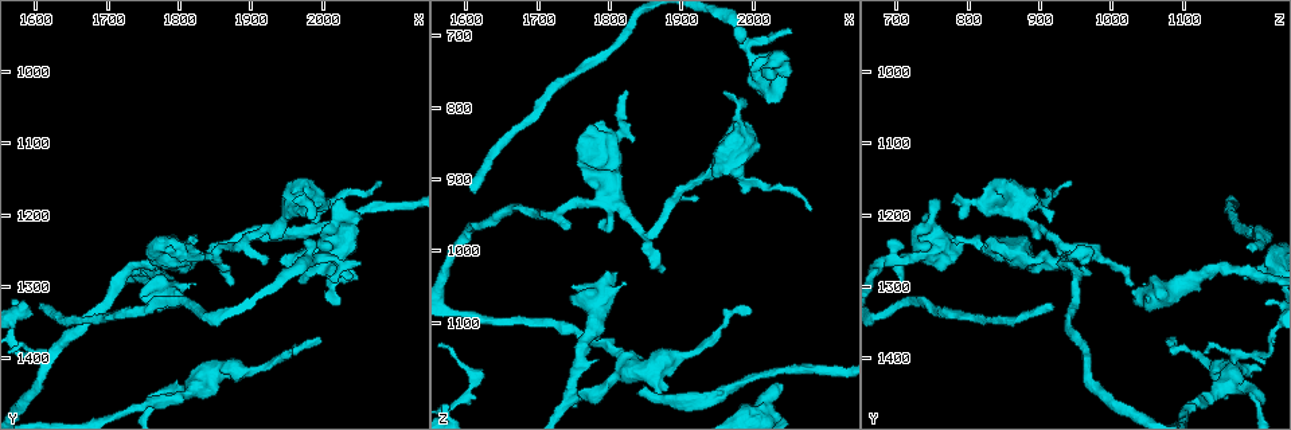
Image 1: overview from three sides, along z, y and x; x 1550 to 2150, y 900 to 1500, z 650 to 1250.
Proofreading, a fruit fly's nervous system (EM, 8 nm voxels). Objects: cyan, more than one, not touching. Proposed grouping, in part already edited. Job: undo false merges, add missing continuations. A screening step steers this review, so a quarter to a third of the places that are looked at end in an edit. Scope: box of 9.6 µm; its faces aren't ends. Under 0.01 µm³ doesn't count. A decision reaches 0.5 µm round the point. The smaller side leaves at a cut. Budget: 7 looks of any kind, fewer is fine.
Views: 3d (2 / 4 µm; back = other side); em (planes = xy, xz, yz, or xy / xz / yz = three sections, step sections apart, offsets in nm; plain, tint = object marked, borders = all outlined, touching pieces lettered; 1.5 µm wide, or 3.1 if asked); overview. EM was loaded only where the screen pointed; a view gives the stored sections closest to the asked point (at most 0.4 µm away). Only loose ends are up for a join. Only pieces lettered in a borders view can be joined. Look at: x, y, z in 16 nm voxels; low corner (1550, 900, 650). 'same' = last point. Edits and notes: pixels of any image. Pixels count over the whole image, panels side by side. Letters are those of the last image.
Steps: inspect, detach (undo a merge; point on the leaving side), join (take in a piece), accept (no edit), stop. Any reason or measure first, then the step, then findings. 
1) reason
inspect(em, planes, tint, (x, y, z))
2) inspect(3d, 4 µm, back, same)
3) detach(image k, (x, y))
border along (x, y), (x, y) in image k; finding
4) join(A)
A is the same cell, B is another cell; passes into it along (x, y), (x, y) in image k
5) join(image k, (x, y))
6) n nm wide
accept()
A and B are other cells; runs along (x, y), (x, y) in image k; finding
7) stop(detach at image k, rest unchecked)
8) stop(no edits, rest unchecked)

long arm stops here
inspect(em, planes, borders, (1610, 1320, 910))

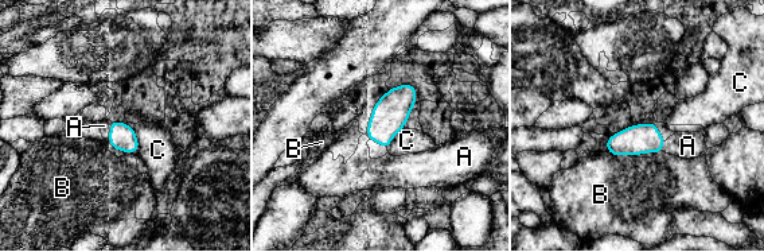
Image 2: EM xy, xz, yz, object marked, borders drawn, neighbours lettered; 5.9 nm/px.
join(A)
A is the same cell, B and C are other cells; it goes on there

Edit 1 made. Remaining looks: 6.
tapers out
inspect(em, planes, plain, (1875, 1300, 1030))

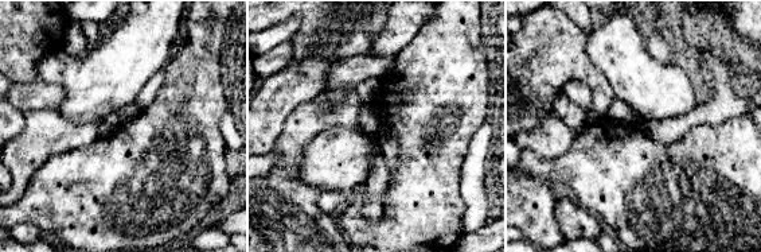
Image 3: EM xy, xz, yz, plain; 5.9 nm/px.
see the neighbours
inspect(em, planes, borders, same)

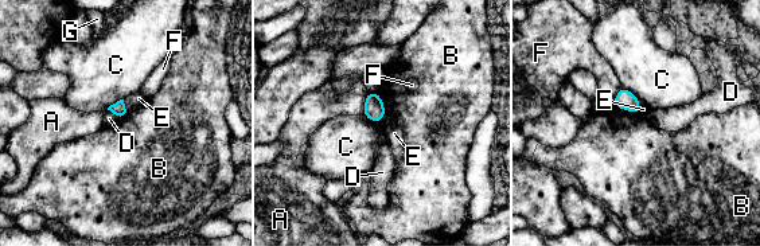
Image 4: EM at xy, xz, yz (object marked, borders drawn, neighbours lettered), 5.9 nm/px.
accept()
A, B, C, D, E, F and G are other cells; border along (612, 105), (634, 113), (642, 113) in image 4; no lettered piece goes on from it

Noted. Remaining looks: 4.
thick end
inspect(3d, 2 µm, (2040, 1290, 1180))

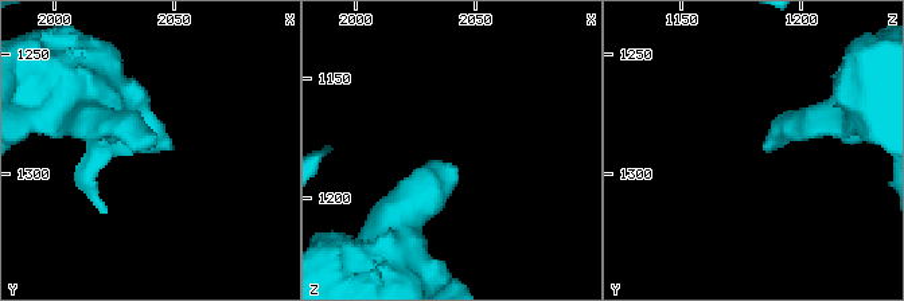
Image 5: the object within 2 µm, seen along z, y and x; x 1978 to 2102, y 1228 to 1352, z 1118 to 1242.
shape alone is not enough
inspect(em, planes, borders, (2037, 1288, 1186))

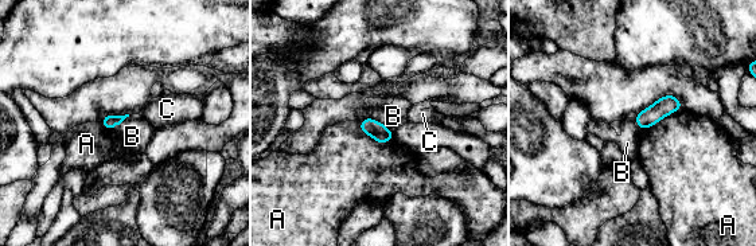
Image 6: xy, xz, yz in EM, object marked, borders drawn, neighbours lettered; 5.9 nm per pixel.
accept()
A, B and C are other cells; border along (367, 116), (384, 122), (393, 132) in image 6; no lettered piece goes on from it

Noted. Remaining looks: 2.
stop(join at image 2, rest unchecked)

